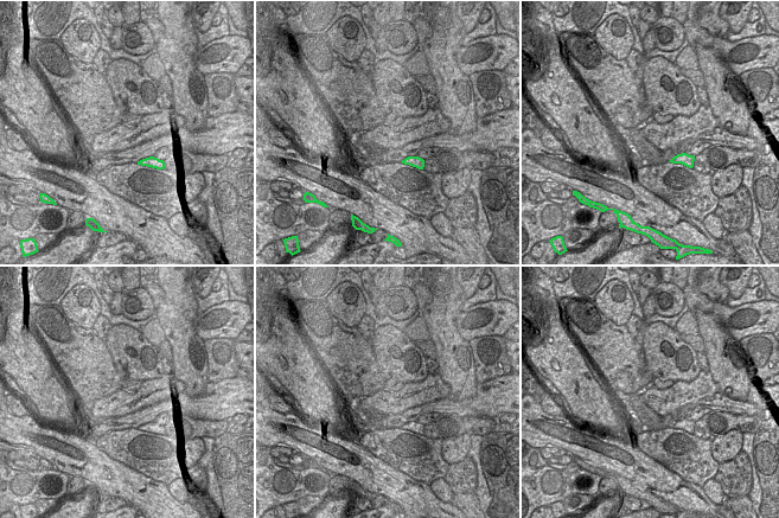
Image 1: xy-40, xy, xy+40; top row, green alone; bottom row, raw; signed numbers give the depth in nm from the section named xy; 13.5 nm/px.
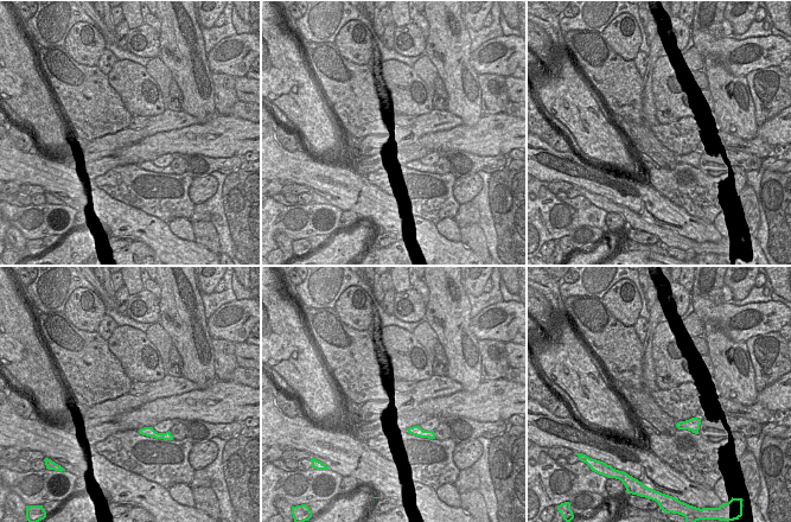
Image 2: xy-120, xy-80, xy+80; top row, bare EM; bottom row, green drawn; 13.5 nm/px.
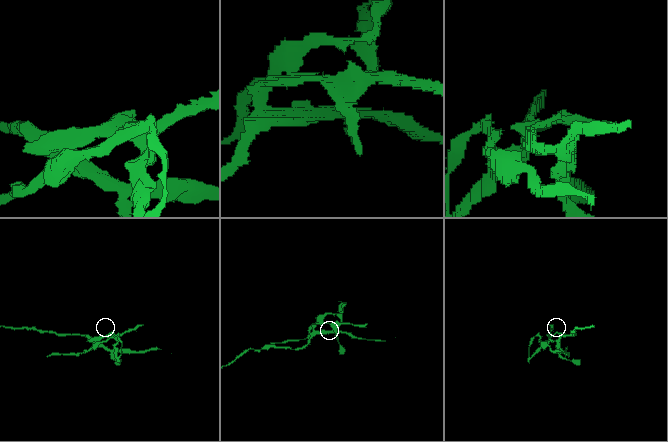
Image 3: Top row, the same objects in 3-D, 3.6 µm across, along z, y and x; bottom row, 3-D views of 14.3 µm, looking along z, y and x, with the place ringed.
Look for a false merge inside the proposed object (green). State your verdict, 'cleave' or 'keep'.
cleave

